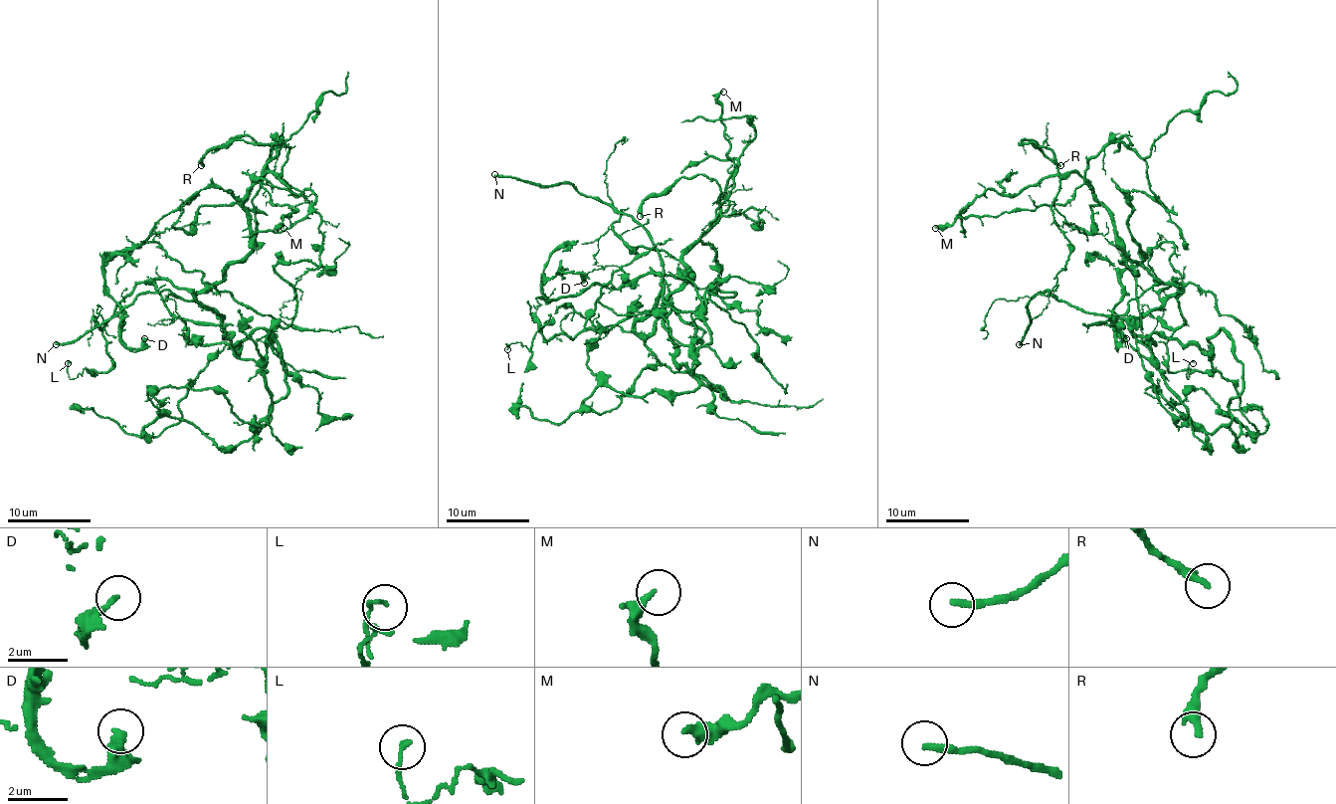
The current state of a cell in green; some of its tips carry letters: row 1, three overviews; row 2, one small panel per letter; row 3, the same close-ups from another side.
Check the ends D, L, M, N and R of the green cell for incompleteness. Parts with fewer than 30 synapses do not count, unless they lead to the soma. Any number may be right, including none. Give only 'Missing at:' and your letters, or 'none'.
Missing at: N

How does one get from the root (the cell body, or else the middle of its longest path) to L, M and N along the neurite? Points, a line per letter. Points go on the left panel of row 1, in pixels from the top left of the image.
L: (230, 266), (220, 282), (194, 297), (167, 280), (140, 282), (103, 327), (111, 367), (70, 377), (68, 363)
M: (230, 266), (251, 249), (251, 213), (245, 199), (255, 184), (274, 203), (296, 211), (282, 218), (284, 228)
N: (230, 266), (220, 282), (197, 295), (224, 317), (167, 291), (140, 293), (109, 319), (70, 342), (56, 344)

